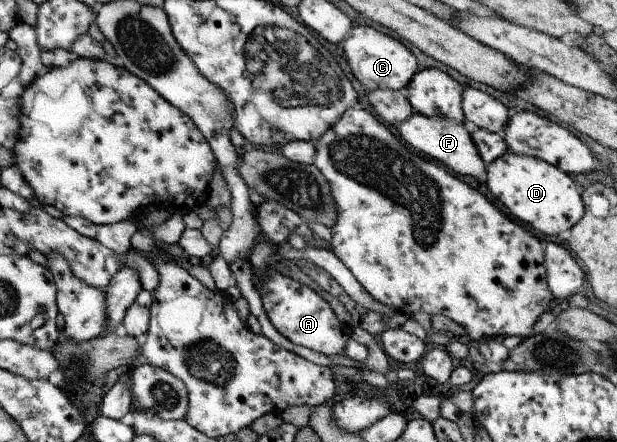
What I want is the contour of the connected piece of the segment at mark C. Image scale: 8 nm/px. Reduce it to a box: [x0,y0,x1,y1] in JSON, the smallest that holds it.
[340,24,418,91]

